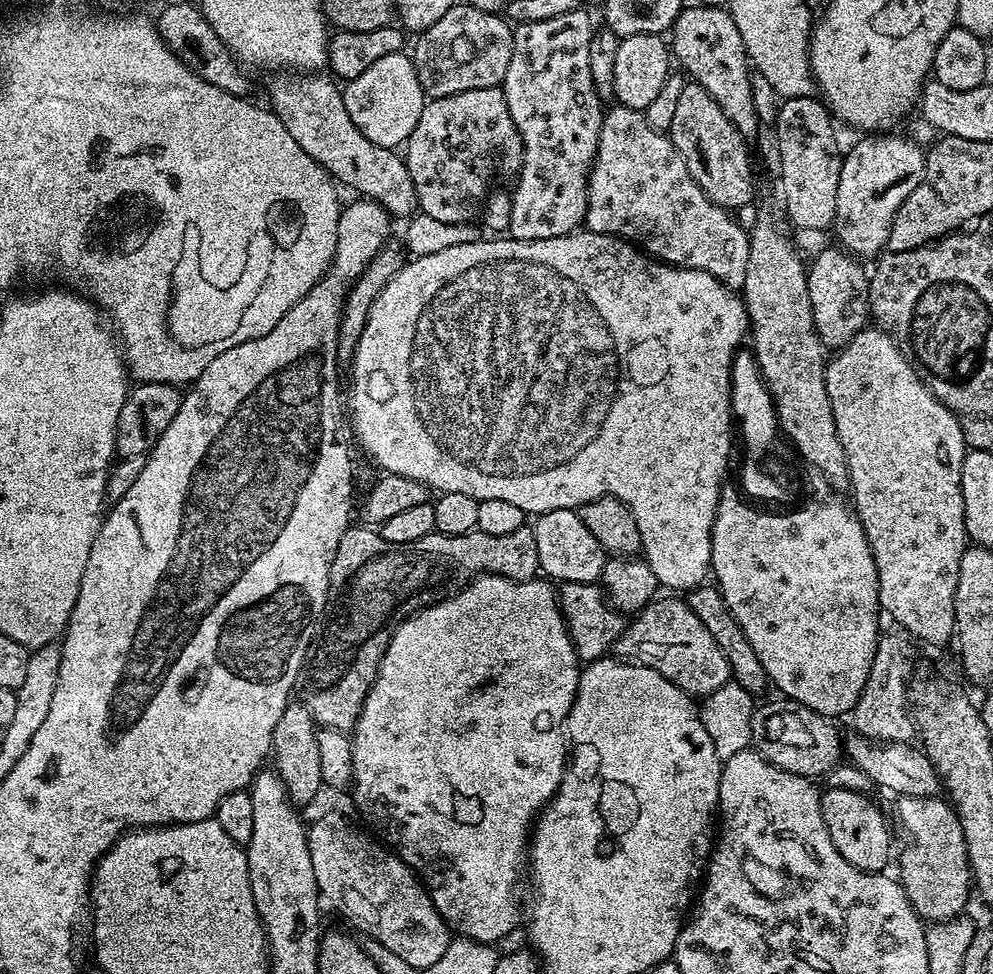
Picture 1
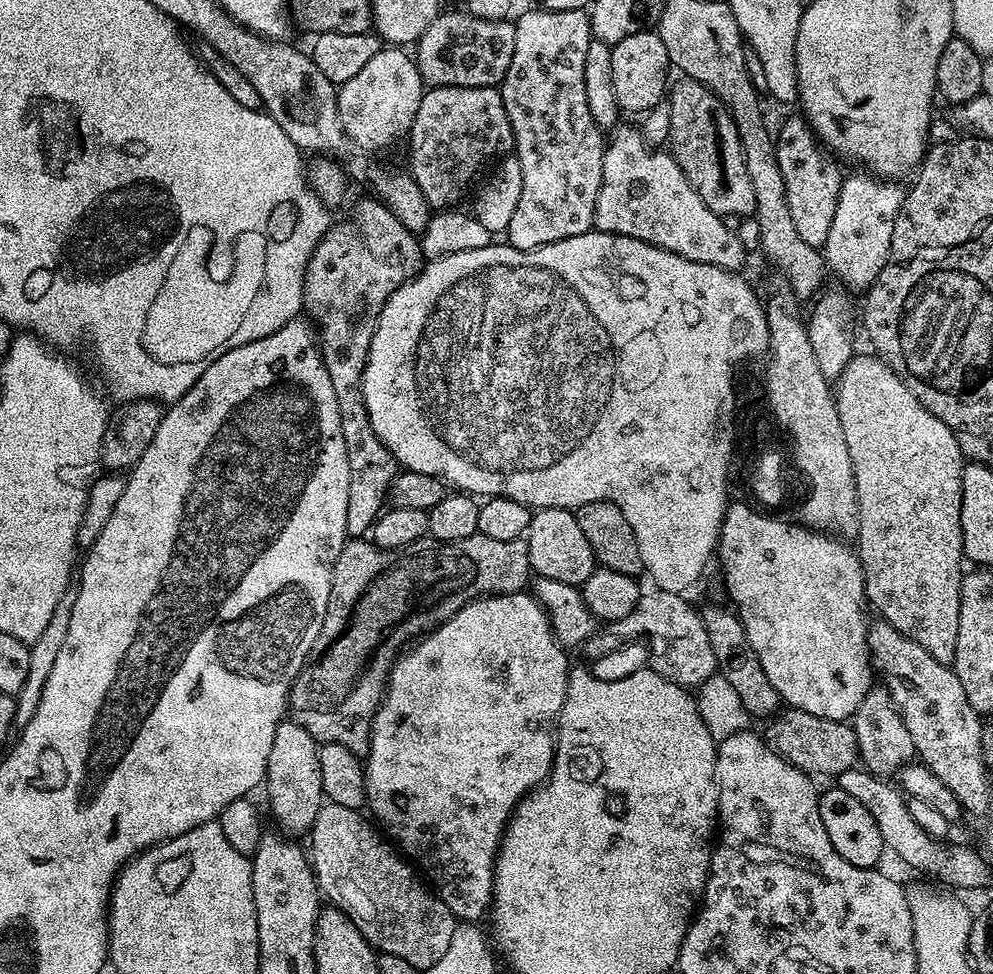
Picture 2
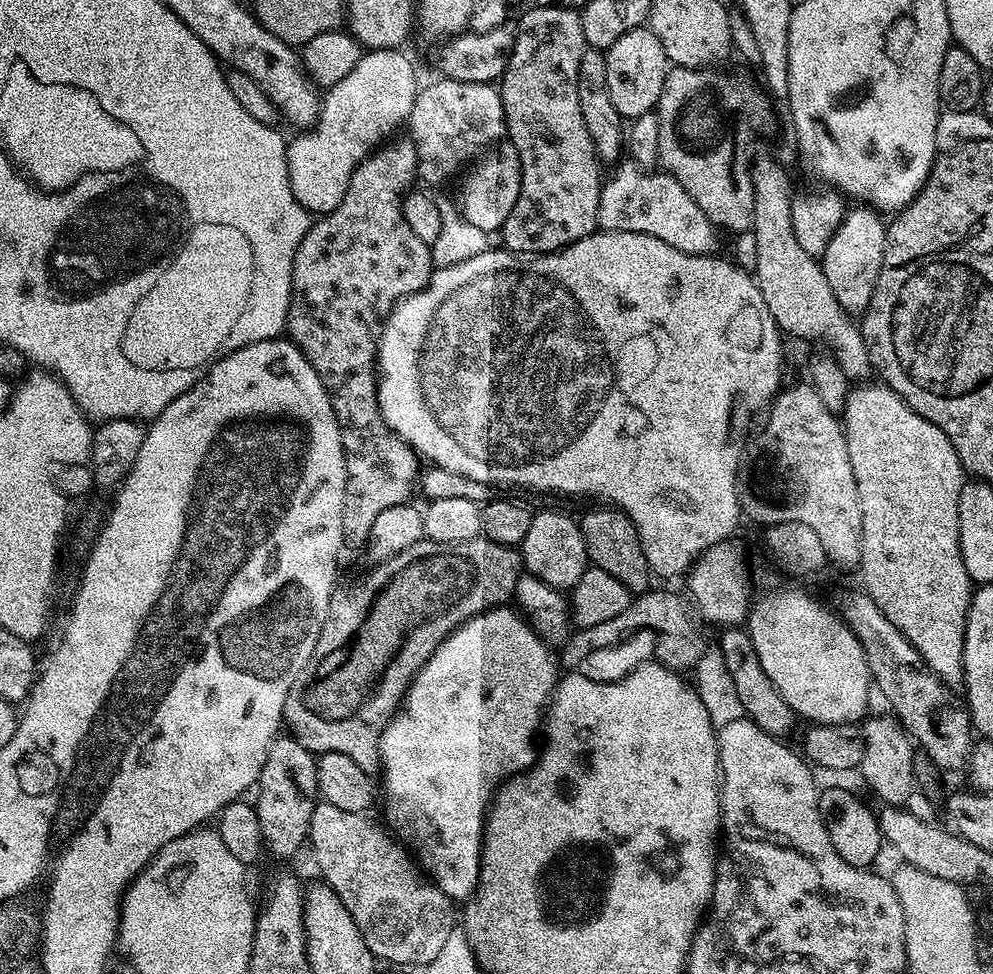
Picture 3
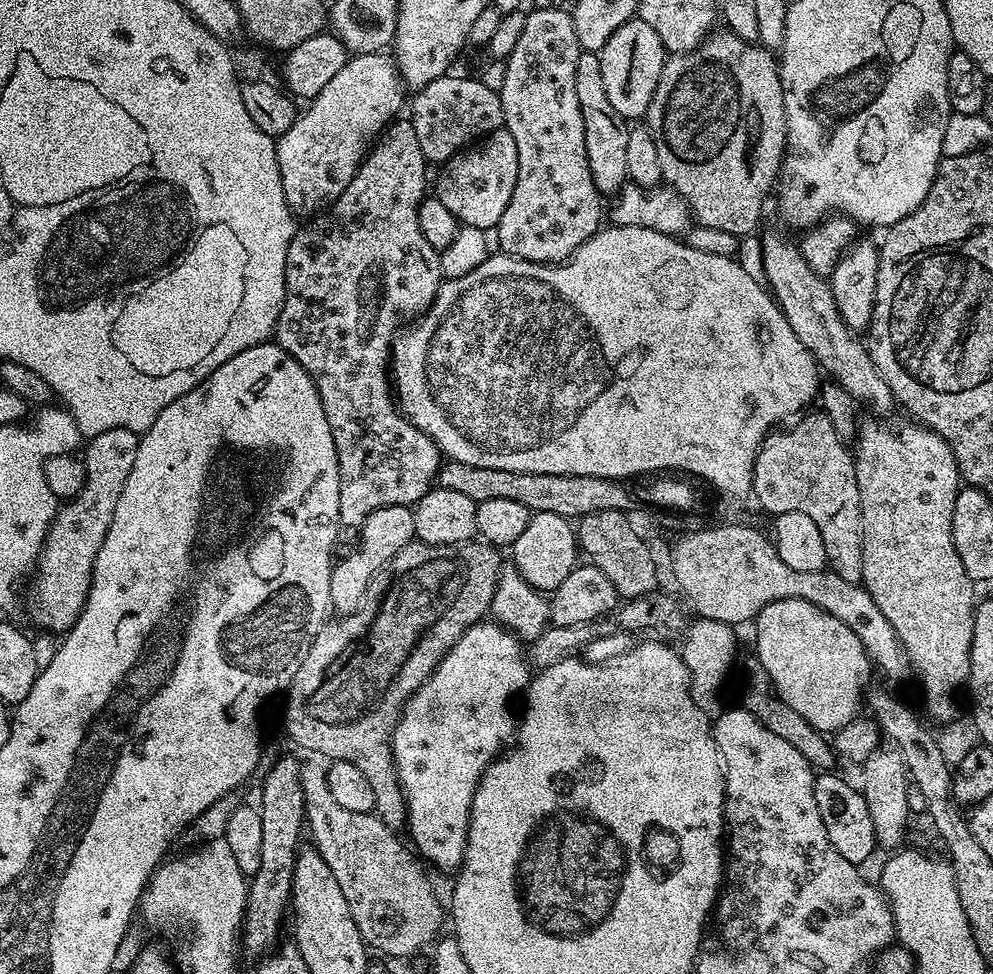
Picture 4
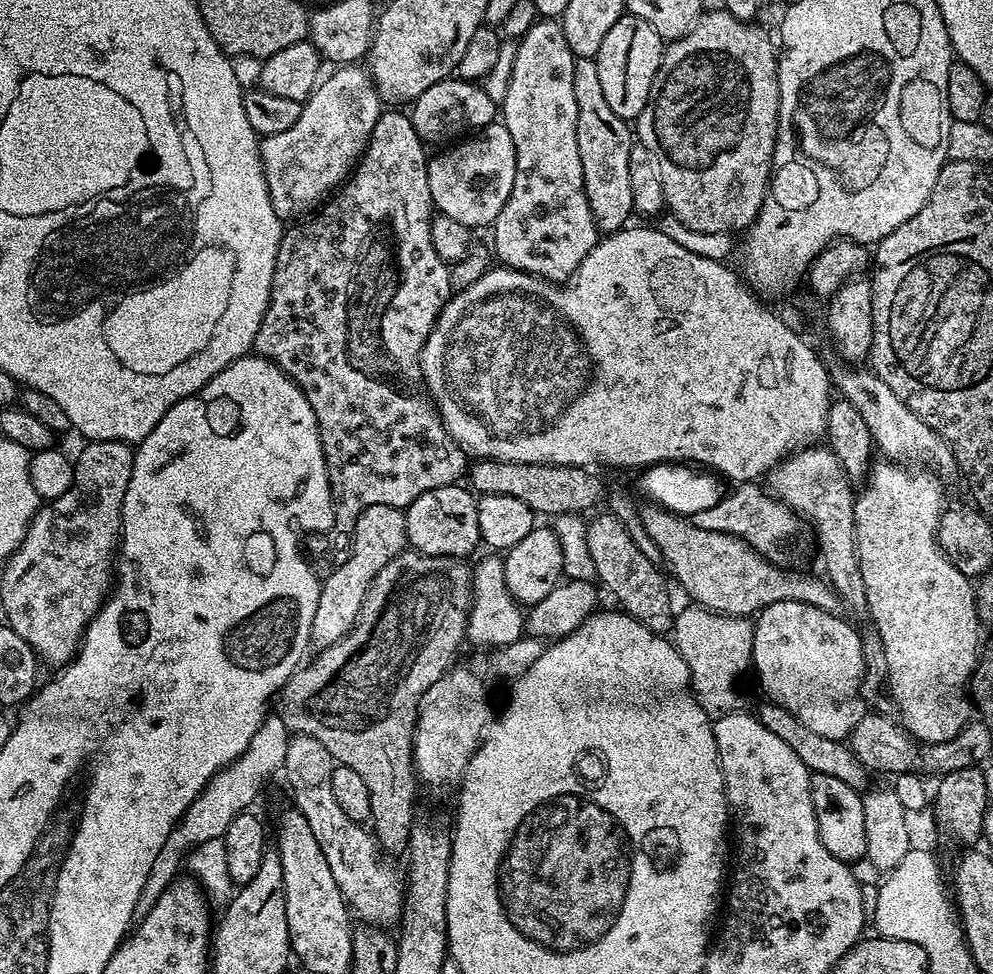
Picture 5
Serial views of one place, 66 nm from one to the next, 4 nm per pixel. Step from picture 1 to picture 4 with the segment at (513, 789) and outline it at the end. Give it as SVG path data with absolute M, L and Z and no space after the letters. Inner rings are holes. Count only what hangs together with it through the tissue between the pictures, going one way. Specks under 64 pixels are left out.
M481 622L475 624L470 630L466 630L466 634L462 634L462 638L453 648L442 658L439 666L432 671L432 676L423 684L415 694L408 699L408 704L404 708L404 713L400 716L398 726L392 735L392 757L396 763L396 773L400 779L400 785L404 791L404 801L406 802L406 810L408 811L408 823L406 832L412 835L415 851L429 865L433 864L442 871L451 873L453 870L459 869L464 863L464 851L468 845L468 827L470 826L470 810L472 809L472 799L476 793L476 788L480 784L480 777L484 775L489 764L497 759L517 739L518 736L518 716L512 713L512 699L516 695L523 693L530 683L530 664L526 659L525 649L522 647L521 641L513 632L503 628L501 624L495 622Z

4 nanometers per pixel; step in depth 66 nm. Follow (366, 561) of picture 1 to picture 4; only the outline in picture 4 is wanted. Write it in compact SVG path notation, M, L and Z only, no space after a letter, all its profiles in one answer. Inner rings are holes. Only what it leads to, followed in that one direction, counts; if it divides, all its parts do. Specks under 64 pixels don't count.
M413 542L408 544L386 567L380 568L376 572L368 583L368 589L362 598L362 602L353 612L349 612L343 618L340 618L337 624L325 623L320 633L314 638L306 658L302 658L302 666L298 666L298 674L294 674L294 678L286 689L288 701L284 704L284 728L288 731L289 738L298 747L305 748L308 752L321 752L322 755L328 756L329 761L341 760L358 766L358 770L362 770L362 774L366 774L366 779L370 781L370 787L374 790L375 815L390 829L400 830L408 823L404 791L400 785L400 779L396 773L396 763L392 757L392 735L398 726L401 714L404 713L408 699L430 679L432 671L440 665L446 653L459 642L462 634L466 634L466 630L470 630L475 624L481 623L489 615L494 590L502 571L499 555L501 556L501 553L487 542L469 542L466 544L421 544Z

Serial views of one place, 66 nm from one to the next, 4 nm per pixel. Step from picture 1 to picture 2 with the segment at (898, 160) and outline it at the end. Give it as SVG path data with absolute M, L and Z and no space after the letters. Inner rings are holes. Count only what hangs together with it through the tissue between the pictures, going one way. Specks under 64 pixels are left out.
M856 170L853 176L843 177L838 194L838 210L834 210L834 222L830 222L830 234L822 255L827 271L837 276L839 283L849 290L867 290L882 274L890 254L890 242L894 234L894 222L906 195L892 178L881 178L864 170Z

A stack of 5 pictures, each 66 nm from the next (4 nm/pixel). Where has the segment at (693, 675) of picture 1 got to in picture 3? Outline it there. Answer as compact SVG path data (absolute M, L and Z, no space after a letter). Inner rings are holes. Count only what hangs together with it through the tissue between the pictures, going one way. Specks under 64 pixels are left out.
M645 590L633 595L630 606L626 606L626 610L622 610L622 614L609 618L607 622L601 622L599 626L576 628L562 645L562 660L576 660L583 665L587 661L587 656L592 656L595 652L604 652L607 648L612 648L615 644L630 639L635 632L649 628L650 631L660 635L660 645L656 648L655 656L659 663L673 670L695 669L696 665L700 663L700 657L706 651L704 640L700 637L699 630L696 629L697 621L695 619L692 621L688 617L683 602L674 593L652 591Z

